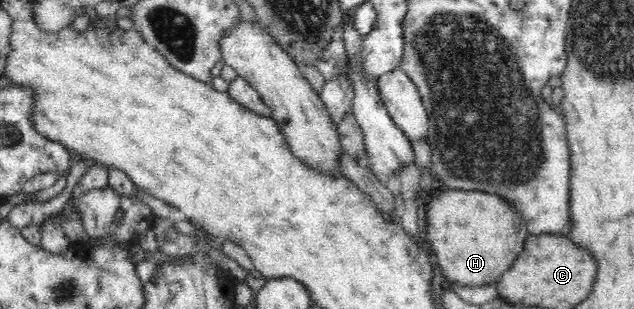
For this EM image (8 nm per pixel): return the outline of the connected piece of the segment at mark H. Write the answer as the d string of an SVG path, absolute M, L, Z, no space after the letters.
M438 189L426 203L426 209L429 244L437 255L442 274L454 286L496 285L501 276L513 266L527 240L527 228L525 224L521 224L521 214L515 212L515 208L509 202L501 200L501 196L480 191Z

